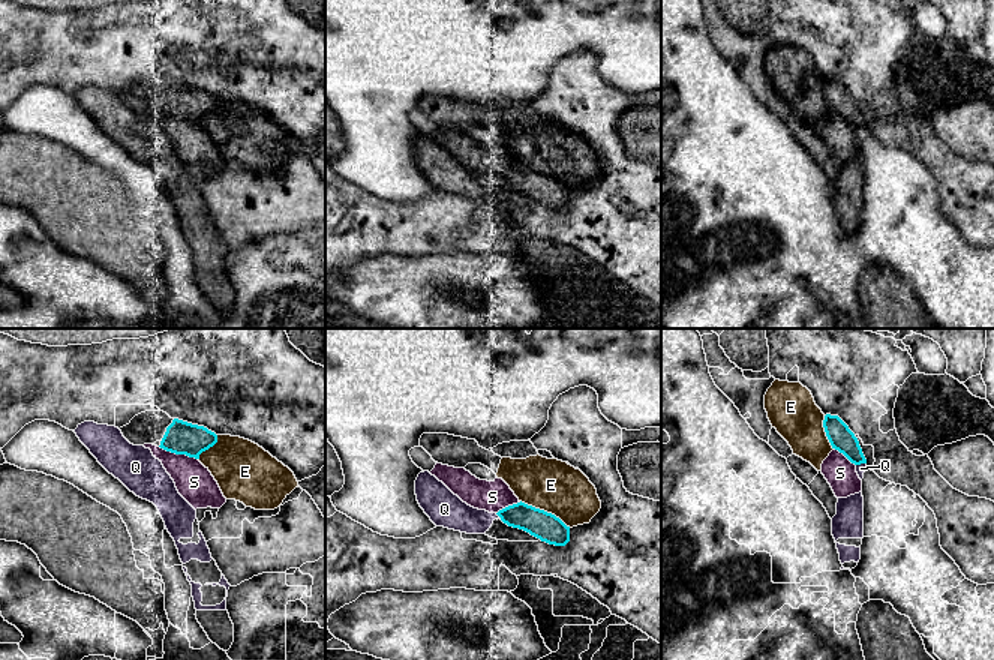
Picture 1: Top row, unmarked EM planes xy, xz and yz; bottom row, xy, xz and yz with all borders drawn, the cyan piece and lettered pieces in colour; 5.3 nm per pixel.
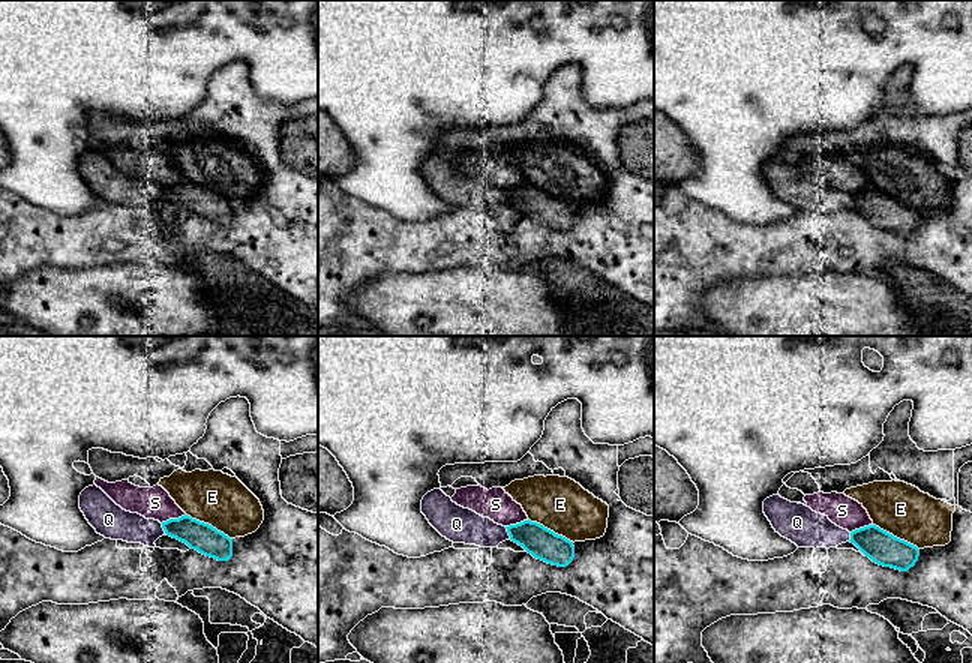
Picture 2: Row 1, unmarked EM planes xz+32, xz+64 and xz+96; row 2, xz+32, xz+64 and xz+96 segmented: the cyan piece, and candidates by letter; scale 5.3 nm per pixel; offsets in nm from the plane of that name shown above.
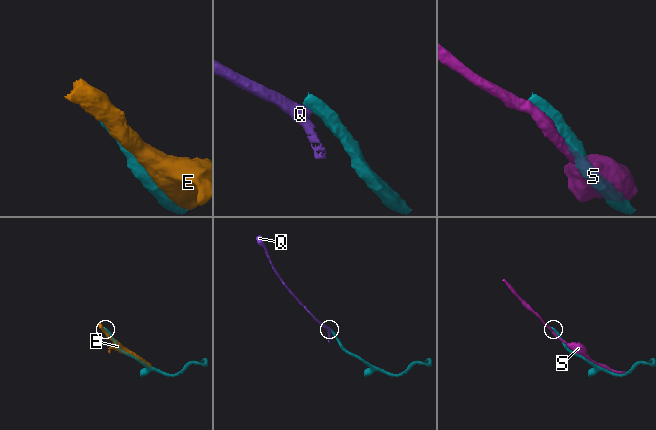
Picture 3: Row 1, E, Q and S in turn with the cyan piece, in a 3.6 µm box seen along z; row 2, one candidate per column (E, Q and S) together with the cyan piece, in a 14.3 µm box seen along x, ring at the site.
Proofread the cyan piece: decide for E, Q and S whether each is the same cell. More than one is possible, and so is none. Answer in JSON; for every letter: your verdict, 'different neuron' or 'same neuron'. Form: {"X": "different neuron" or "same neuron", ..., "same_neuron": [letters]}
{"E": "different neuron", "Q": "different neuron", "S": "different neuron", "same_neuron": []}

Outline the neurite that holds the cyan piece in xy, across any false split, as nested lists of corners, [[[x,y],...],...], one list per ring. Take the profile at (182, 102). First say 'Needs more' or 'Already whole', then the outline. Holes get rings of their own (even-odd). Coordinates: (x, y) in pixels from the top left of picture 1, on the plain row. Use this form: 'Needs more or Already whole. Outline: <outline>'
Needs more. Outline: [[[145,75],[120,92],[133,110],[160,106],[160,112],[199,123],[199,118],[217,106],[217,99],[204,90],[171,82],[163,75]]]

